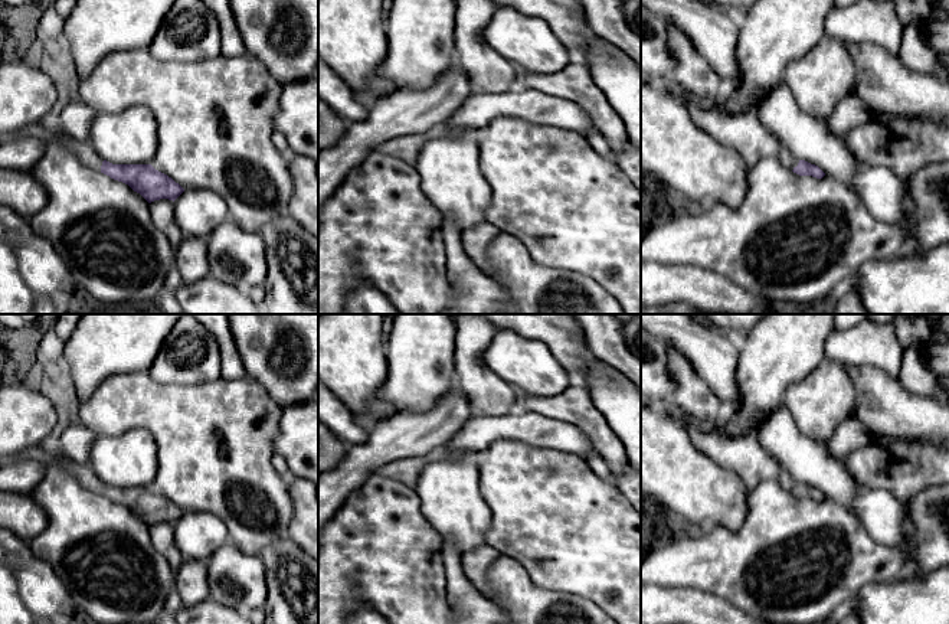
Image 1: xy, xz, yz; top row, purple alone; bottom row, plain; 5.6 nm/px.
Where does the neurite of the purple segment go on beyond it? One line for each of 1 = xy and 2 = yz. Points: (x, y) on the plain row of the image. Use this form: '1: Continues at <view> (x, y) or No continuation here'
1: Continues at xy (84, 473)
2: Continues at yz (786, 482)

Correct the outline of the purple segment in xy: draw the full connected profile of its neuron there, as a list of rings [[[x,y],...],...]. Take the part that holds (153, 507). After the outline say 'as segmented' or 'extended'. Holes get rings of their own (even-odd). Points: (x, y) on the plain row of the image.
[[[65,461],[63,467],[71,471],[86,490],[128,507],[148,526],[160,522],[174,525],[184,514],[179,506],[156,493],[151,487],[112,487],[98,478],[91,464]]] | extended

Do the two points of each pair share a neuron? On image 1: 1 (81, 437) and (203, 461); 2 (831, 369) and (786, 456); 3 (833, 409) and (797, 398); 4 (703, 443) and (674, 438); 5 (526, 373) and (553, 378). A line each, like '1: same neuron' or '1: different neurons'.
1: different neurons
2: different neurons
3: same neuron
4: different neurons
5: same neuron

